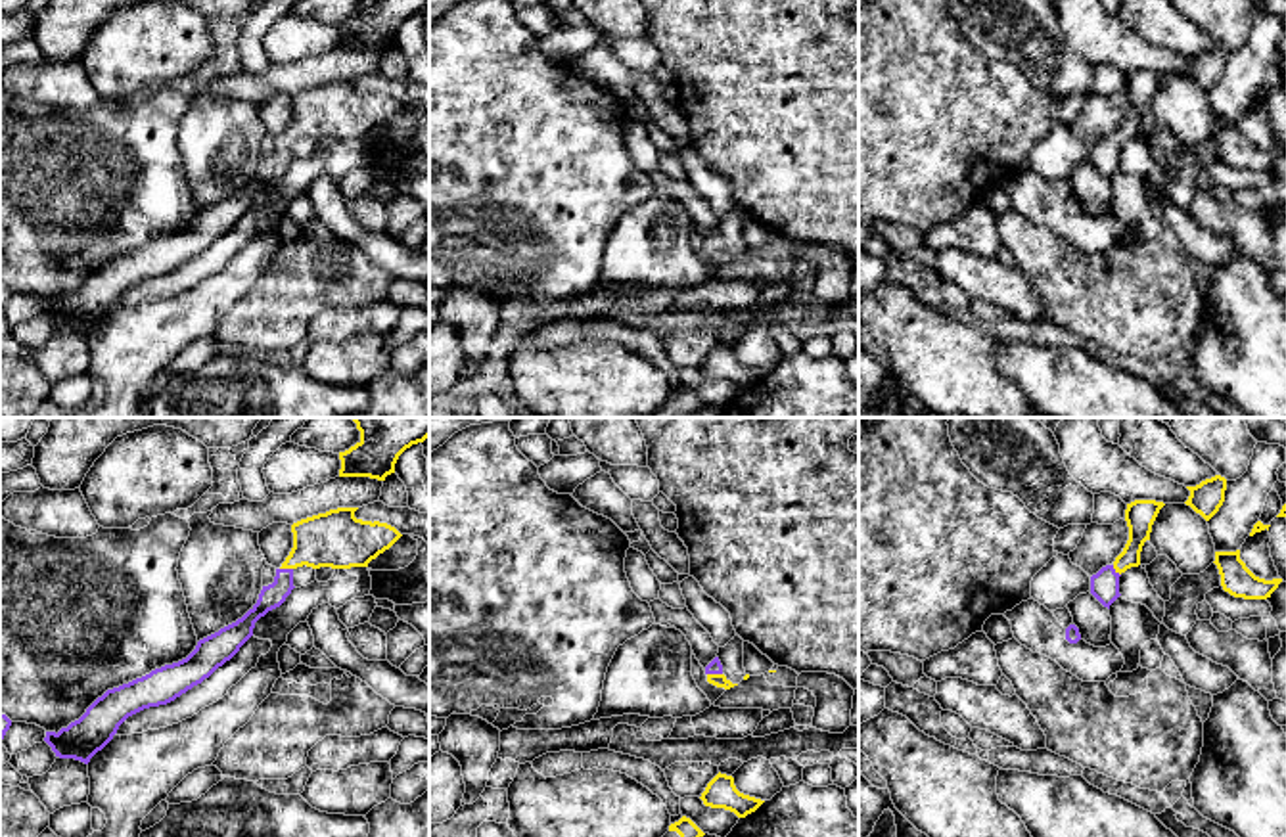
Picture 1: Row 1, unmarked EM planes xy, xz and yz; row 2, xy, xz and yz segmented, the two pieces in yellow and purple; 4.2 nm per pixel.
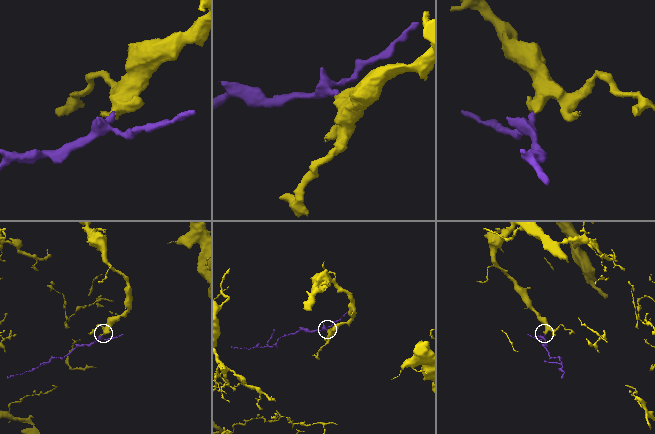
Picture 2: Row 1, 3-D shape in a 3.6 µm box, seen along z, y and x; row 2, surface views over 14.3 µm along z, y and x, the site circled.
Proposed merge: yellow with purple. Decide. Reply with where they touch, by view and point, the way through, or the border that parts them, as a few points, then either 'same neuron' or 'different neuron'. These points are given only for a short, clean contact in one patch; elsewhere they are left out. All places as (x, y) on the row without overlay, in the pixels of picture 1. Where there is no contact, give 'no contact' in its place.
contact xz (715, 246); way xz (719, 251), (715, 246), (713, 238); same neuron

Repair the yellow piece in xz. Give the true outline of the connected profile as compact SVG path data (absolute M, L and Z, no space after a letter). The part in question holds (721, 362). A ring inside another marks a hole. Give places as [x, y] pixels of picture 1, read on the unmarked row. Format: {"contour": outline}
{"contour": "M721 343L707 354L700 370L705 377L730 381L738 389L746 389L765 373L740 364L734 356L734 349Z"}

